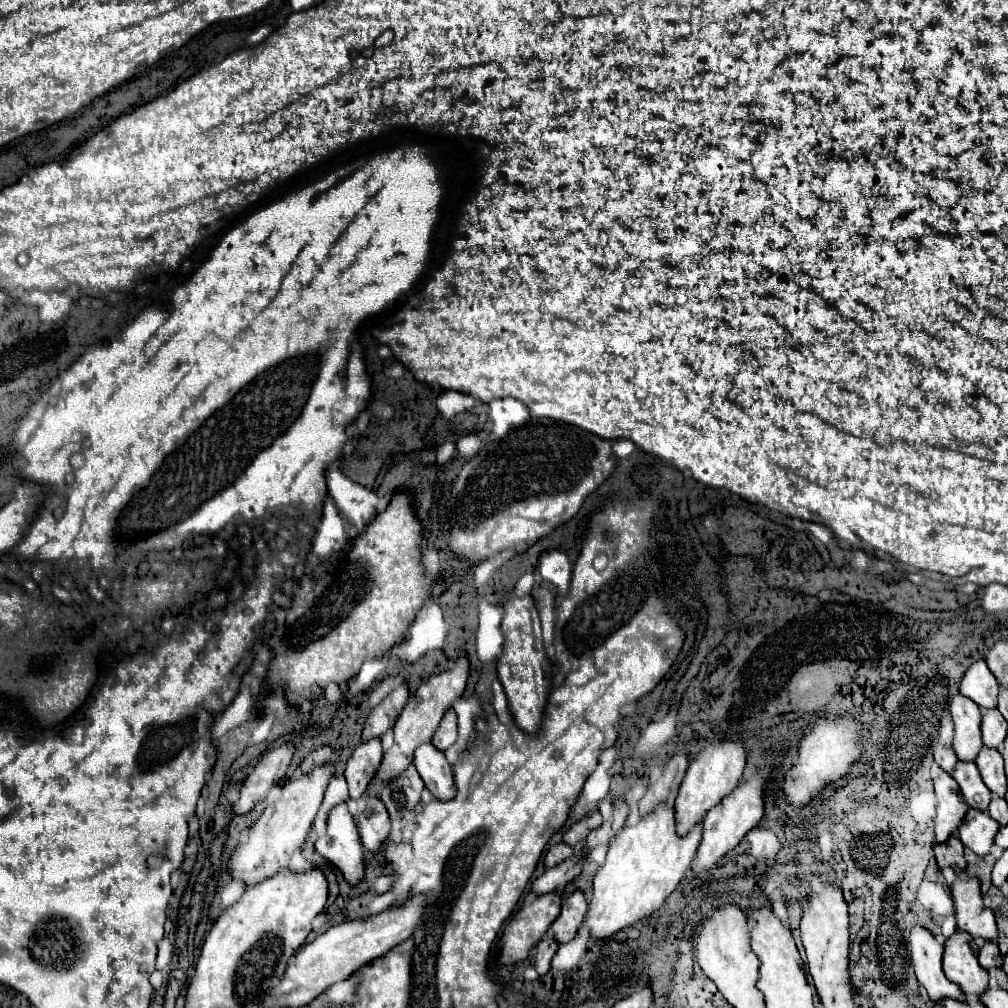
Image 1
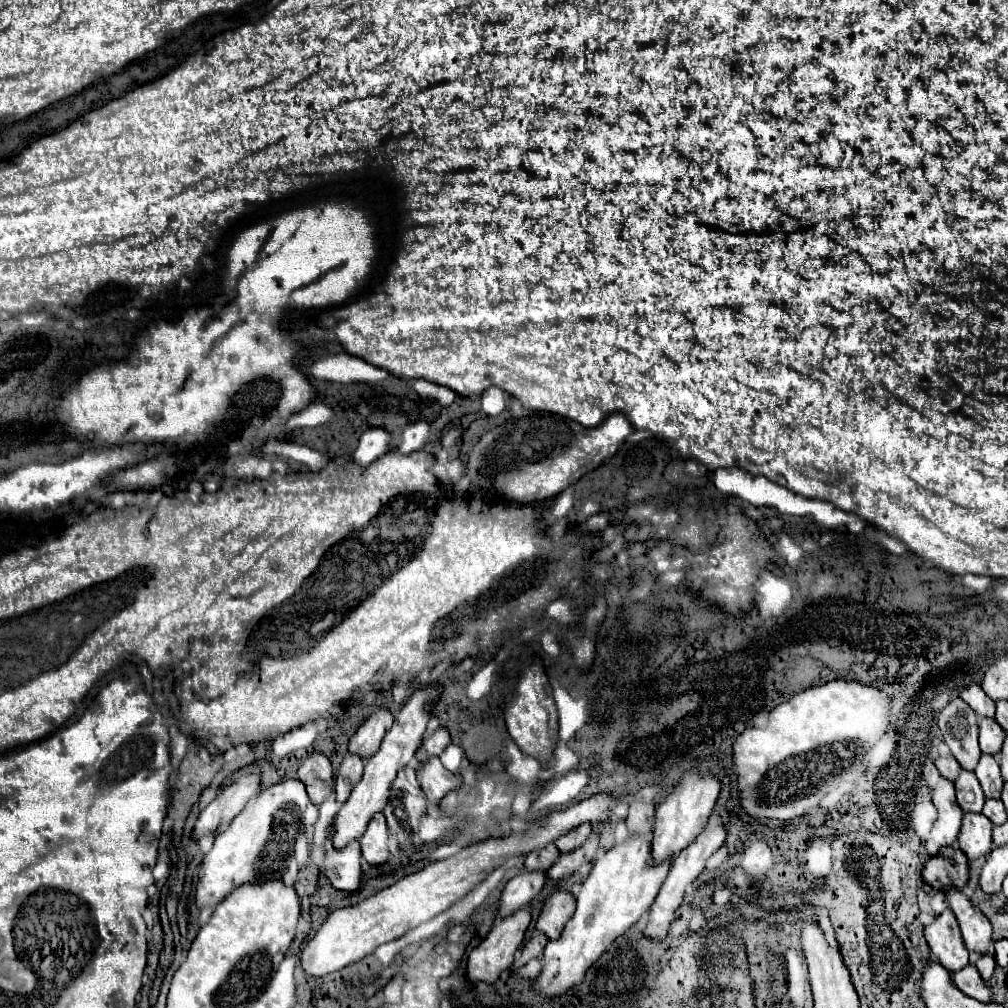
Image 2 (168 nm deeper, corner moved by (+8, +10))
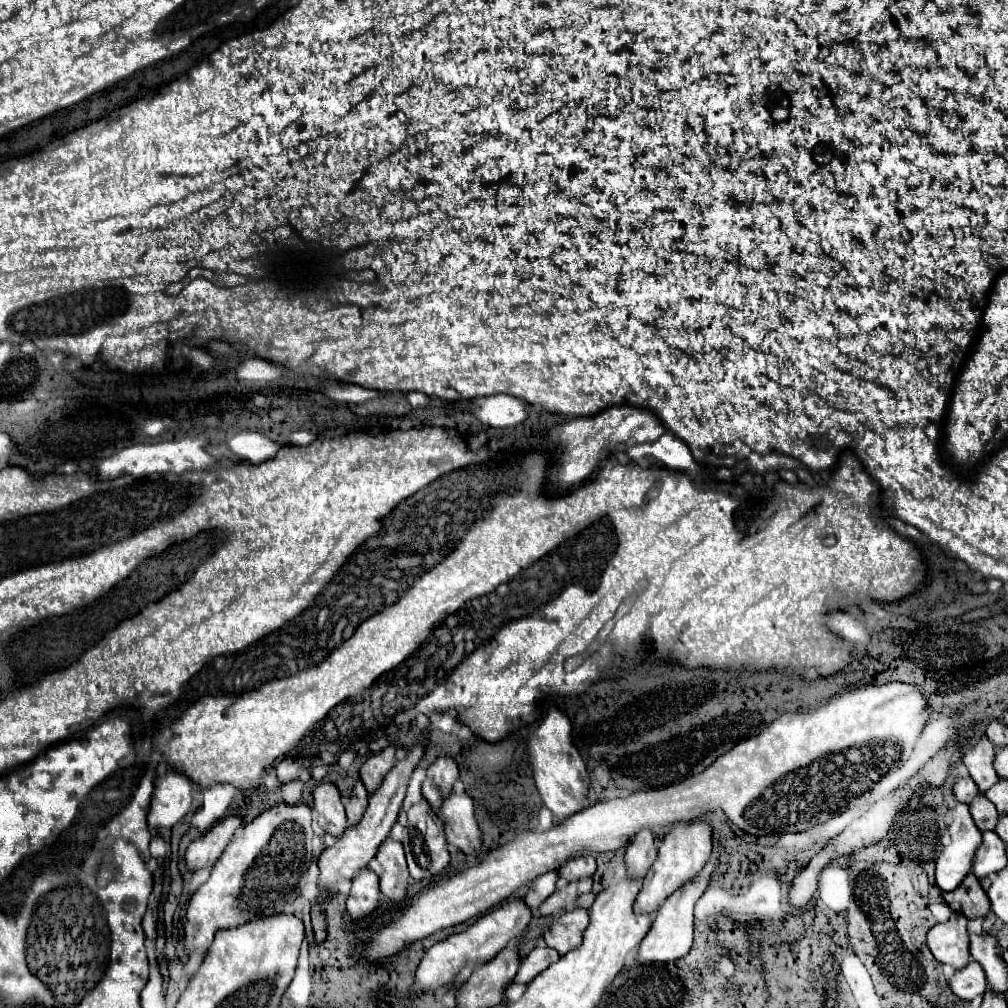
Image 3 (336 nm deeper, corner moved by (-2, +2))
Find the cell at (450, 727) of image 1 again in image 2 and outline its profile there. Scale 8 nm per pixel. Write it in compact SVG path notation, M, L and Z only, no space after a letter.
M437 729L425 743L425 751L429 757L439 757L447 747L449 747L451 739L449 739L449 733L447 729Z

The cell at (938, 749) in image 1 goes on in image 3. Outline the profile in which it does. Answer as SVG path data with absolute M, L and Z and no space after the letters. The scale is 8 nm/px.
M961 777L953 785L953 793L955 793L957 801L971 803L979 795L979 789L977 789L977 785L975 785L975 781L971 777Z

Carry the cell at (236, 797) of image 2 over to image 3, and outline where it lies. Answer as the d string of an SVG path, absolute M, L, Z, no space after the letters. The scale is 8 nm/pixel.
M229 815L227 819L219 821L215 827L211 827L205 835L201 835L197 841L193 841L187 847L187 867L197 871L205 865L215 863L223 849L229 845L233 833L243 825L243 817L241 815Z

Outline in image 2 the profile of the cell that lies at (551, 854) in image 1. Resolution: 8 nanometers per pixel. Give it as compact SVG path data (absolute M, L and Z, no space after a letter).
M547 845L547 847L527 855L525 869L527 871L545 871L545 869L549 869L557 861L557 857L559 857L559 851L555 849L555 845Z

